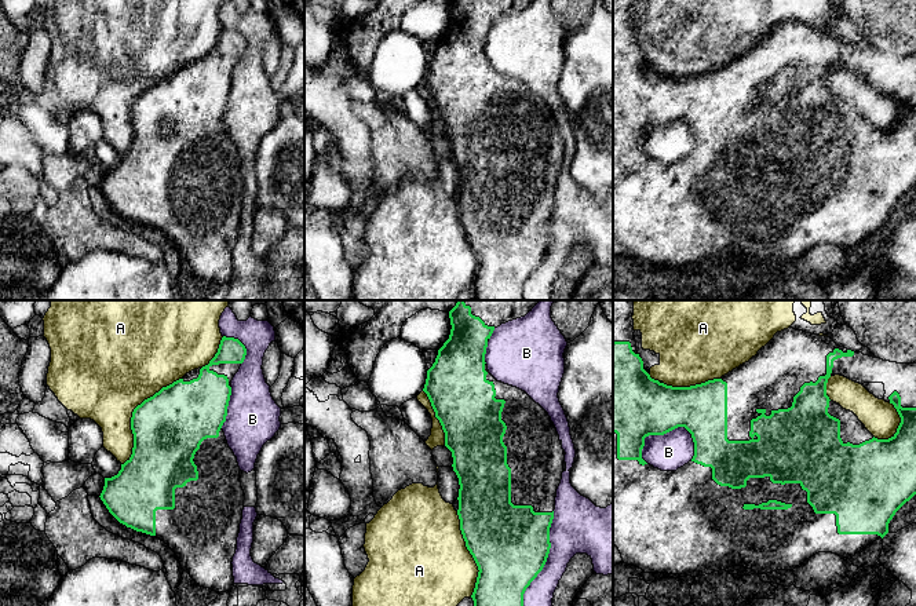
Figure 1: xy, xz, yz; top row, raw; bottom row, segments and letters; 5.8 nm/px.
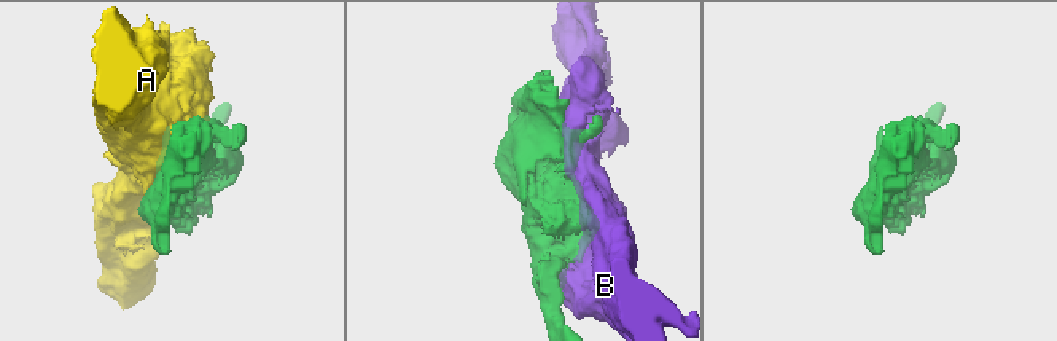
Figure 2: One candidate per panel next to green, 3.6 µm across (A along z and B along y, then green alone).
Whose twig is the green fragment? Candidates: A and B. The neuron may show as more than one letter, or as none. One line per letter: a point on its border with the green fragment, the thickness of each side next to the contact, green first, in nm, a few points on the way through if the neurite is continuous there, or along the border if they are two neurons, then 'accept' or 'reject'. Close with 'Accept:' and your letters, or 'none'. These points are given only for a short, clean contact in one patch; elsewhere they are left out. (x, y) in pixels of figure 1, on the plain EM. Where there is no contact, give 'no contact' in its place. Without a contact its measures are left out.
A: xy (132, 105) | 420/480 nm | reject
B: yz (659, 126) | 380/220 nm | reject
Accept: none

